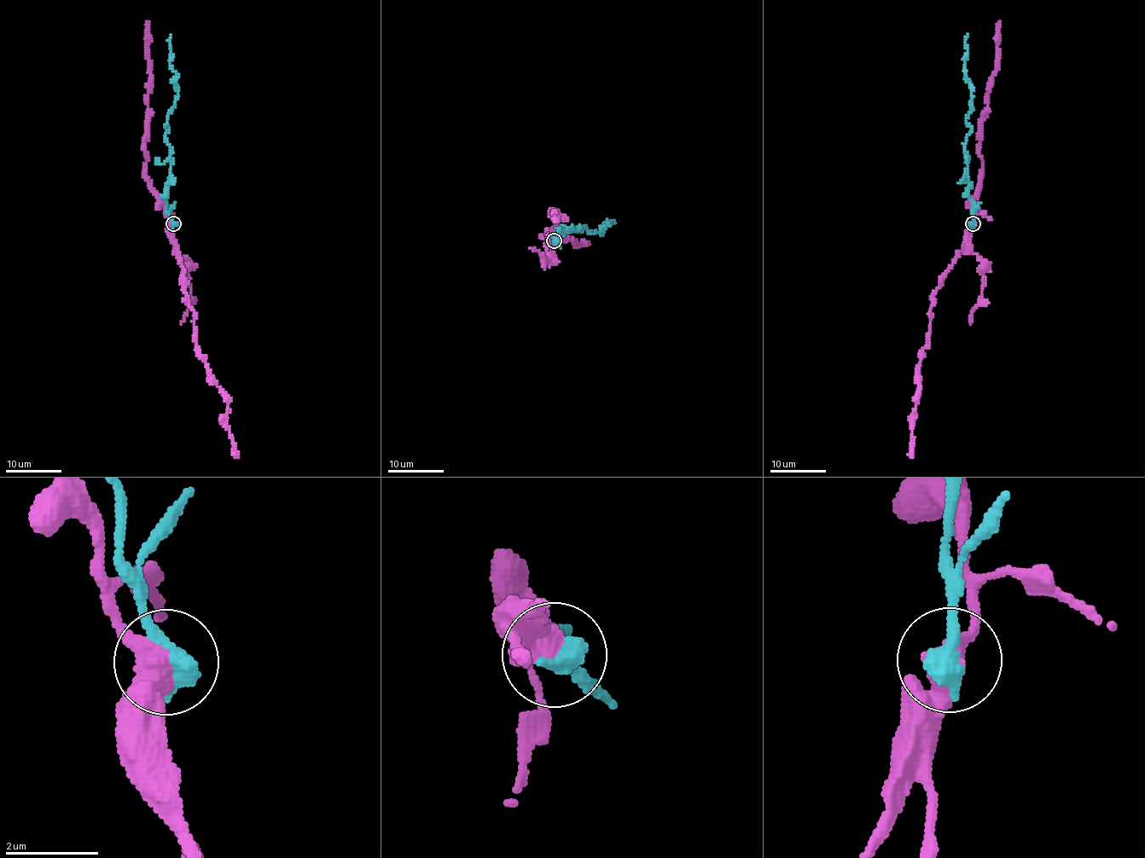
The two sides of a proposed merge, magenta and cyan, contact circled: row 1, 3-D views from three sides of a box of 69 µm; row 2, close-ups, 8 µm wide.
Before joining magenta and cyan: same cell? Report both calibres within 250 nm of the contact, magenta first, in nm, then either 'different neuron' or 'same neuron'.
480/500 nm | different neuron

